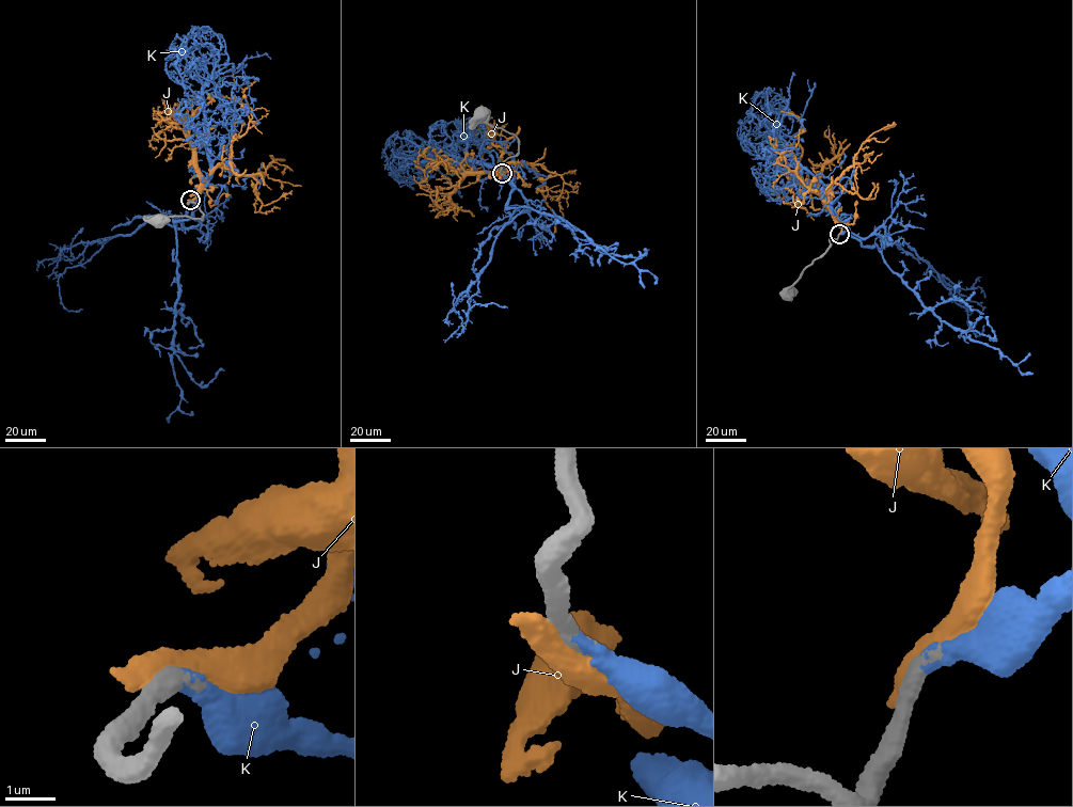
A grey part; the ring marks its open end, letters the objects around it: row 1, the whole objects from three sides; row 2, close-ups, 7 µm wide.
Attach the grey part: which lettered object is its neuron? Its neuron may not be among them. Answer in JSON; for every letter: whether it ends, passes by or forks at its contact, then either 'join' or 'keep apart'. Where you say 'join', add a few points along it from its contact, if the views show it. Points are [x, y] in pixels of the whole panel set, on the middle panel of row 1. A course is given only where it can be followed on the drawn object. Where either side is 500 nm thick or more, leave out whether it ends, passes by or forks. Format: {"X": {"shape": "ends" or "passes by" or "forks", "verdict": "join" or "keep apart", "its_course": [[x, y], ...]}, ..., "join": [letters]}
{"J": {"verdict": "keep apart"}, "K": {"shape": "ends", "verdict": "join", "its_course": [[502, 173], [510, 177], [530, 210], [495, 238], [478, 290], [468, 302], [469, 310], [476, 303], [507, 307]]}, "join": ["K"]}

